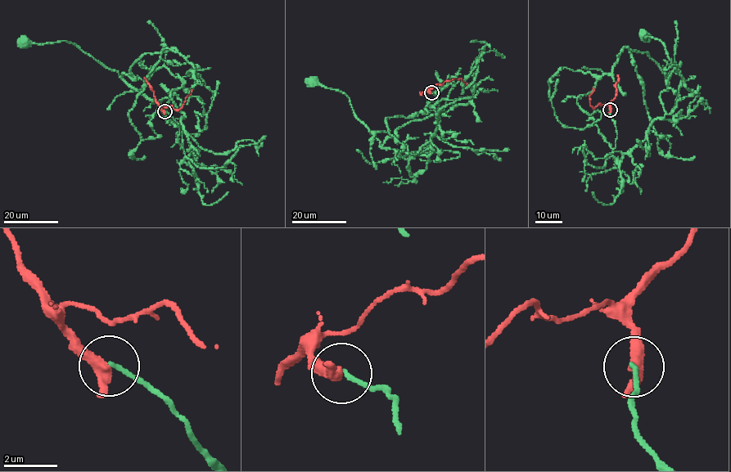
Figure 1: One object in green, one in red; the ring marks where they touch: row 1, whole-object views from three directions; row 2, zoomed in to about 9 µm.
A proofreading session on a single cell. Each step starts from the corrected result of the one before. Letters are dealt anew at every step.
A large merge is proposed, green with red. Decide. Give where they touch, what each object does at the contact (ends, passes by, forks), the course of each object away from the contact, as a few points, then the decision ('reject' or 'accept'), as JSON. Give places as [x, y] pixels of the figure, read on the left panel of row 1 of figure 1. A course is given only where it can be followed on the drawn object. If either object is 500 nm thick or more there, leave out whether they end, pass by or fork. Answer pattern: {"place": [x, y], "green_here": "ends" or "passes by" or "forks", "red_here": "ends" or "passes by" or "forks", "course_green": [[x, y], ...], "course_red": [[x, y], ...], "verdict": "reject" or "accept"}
{"place": [164, 111], "green_here": "ends", "red_here": "passes by", "course_green": [[165, 112], [181, 128], [187, 164], [192, 150], [180, 110], [147, 100], [76, 45], [23, 41]], "course_red": [[164, 112], [161, 105], [166, 107], [171, 105], [179, 110], [191, 89]], "verdict": "reject"}

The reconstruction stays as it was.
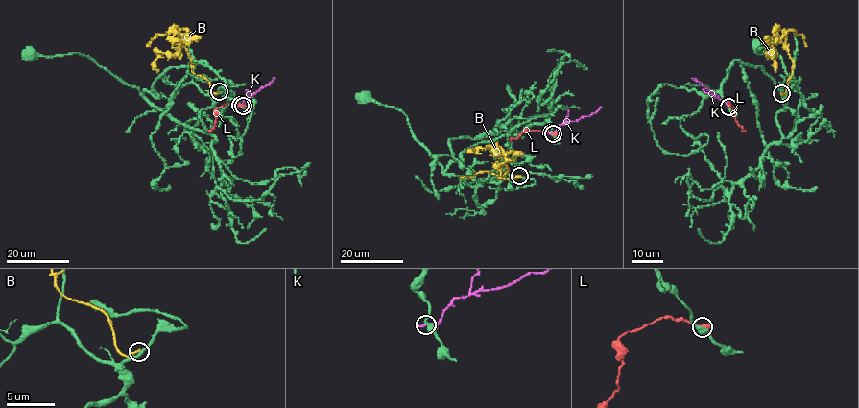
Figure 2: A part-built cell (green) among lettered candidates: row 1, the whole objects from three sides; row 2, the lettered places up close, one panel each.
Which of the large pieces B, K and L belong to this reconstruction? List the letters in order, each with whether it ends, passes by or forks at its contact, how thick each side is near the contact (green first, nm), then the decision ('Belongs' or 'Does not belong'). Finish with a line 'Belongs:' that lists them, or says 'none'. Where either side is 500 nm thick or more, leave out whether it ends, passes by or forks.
B: It ends there. Thickness 220 nm (green) against 190 nm. Does not belong
K: It ends there. Thickness 280 nm (green) against 240 nm. Does not belong
L: It ends there. Thickness 460 nm (green) against 480 nm. Does not belong
Belongs: none

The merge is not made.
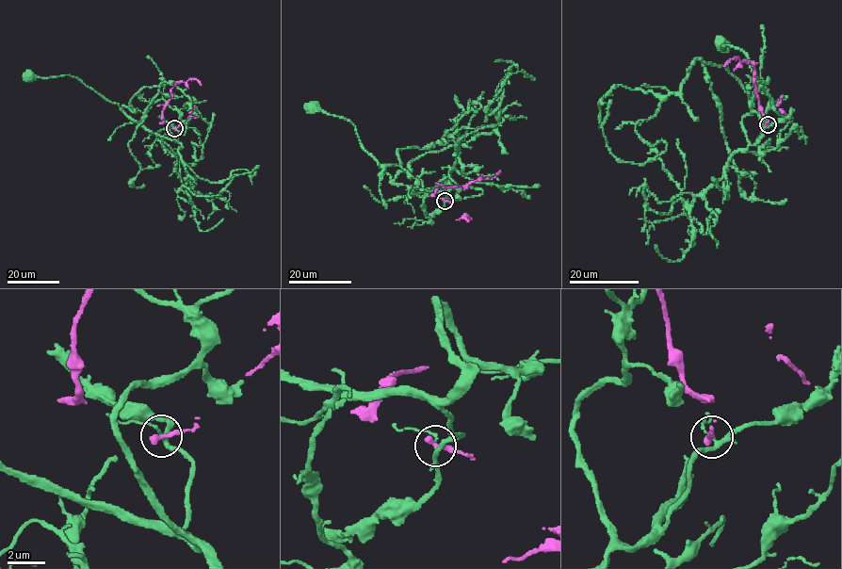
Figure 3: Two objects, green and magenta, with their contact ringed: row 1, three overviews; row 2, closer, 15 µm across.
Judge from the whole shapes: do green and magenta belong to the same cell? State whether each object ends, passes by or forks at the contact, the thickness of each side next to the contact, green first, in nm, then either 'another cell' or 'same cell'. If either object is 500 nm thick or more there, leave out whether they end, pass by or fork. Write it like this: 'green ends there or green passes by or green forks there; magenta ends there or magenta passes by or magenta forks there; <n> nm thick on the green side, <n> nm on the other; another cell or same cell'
green forks there; magenta ends there; 170 nm thick on the green side, 360 nm on the other; another cell

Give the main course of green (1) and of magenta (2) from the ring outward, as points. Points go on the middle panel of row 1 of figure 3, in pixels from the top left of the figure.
1: (445, 200), (448, 198), (445, 194), (392, 184), (390, 175), (361, 143), (355, 127), (346, 119), (311, 105)
2: (445, 200), (434, 196), (437, 189), (492, 179), (499, 170)

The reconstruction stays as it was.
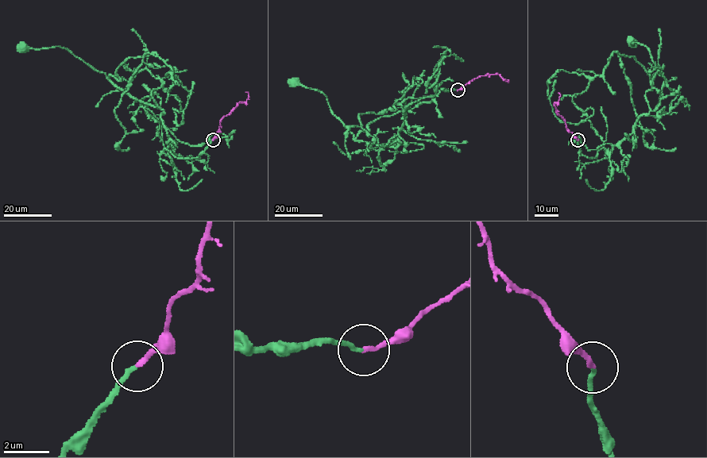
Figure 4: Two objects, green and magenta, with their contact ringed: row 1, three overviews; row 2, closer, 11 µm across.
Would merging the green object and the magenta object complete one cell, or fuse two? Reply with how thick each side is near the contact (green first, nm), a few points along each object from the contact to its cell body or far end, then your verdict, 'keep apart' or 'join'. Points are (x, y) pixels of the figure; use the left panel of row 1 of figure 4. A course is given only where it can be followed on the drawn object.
calibres 200 and 200 nm; course green (213, 140), (197, 157), (166, 154), (160, 107), (68, 50), (21, 47); course magenta (213, 140), (218, 131), (220, 121), (237, 103), (248, 99), (249, 94), (245, 92); join

